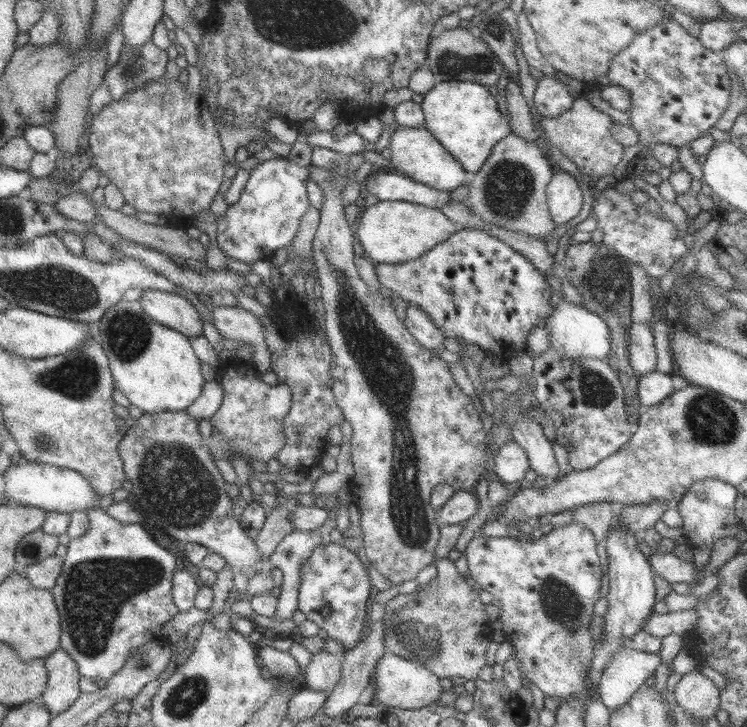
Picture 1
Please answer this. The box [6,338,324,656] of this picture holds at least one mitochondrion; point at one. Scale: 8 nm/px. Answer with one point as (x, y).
(175, 486)

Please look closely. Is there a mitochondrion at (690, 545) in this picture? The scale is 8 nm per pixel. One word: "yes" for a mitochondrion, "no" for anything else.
no

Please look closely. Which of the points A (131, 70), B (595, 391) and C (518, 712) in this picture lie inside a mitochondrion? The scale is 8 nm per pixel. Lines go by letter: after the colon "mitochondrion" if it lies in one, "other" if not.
A: mitochondrion
B: mitochondrion
C: other

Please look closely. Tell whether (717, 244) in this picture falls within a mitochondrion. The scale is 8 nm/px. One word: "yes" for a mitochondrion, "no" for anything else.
no

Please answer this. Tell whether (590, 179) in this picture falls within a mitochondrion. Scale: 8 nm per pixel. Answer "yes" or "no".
no

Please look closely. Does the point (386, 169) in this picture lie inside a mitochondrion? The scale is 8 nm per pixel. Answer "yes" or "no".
no

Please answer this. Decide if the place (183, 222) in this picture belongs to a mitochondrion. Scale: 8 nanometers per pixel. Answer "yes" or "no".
no

